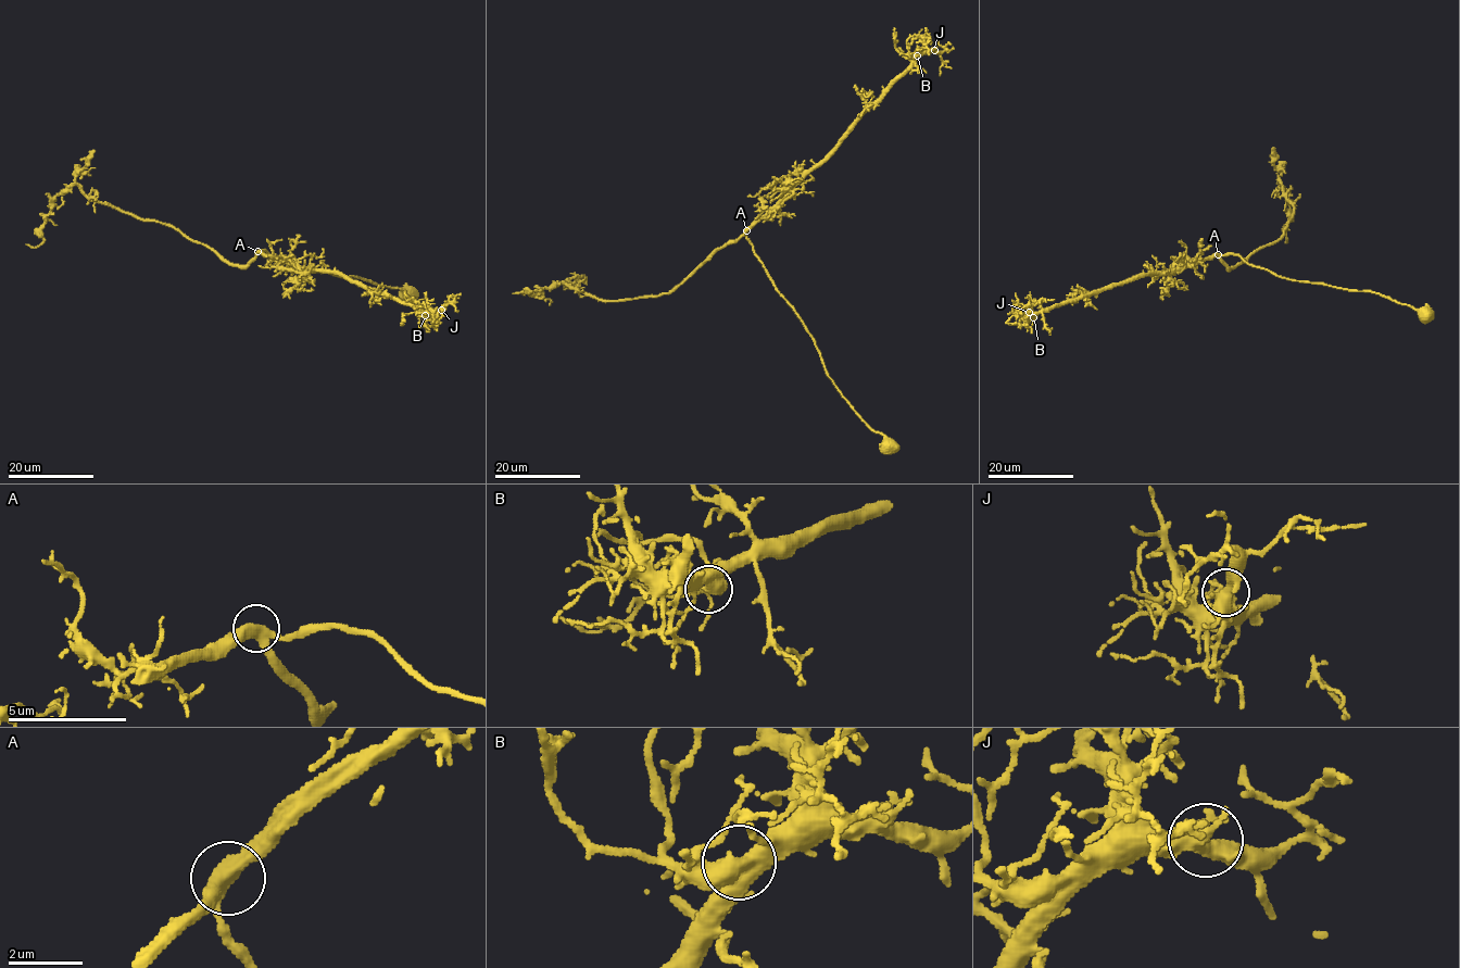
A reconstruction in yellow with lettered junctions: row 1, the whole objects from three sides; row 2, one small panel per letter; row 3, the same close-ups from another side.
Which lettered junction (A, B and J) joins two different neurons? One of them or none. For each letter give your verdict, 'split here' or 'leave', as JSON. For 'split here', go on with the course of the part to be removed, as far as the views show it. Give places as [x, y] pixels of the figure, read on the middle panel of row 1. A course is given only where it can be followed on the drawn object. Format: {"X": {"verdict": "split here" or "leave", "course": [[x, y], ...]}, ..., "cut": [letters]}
{"A": {"verdict": "leave"}, "B": {"verdict": "leave"}, "J": {"verdict": "leave"}, "cut": []}

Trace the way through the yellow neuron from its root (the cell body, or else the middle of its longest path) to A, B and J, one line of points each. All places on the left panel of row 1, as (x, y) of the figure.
A: (406, 292), (354, 276), (294, 269), (265, 250), (259, 251)
B: (406, 292), (354, 276), (298, 271), (265, 250), (257, 252), (341, 273), (415, 305), (425, 315)
J: (406, 292), (354, 276), (298, 271), (265, 250), (257, 252), (306, 268), (341, 273), (428, 312), (441, 310)

